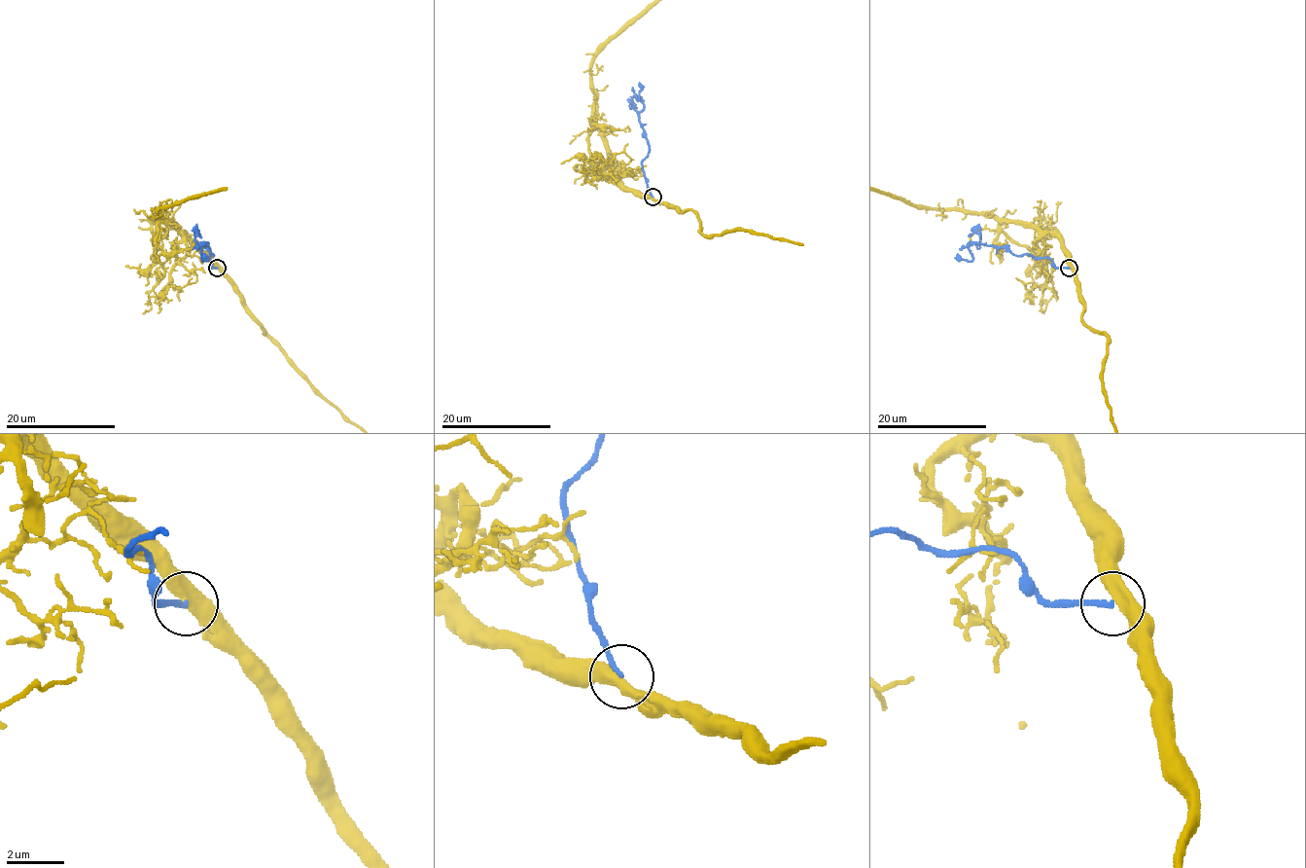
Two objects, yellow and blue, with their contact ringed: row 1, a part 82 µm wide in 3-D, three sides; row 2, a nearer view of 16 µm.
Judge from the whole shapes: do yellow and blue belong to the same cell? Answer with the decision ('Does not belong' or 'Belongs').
Does not belong

